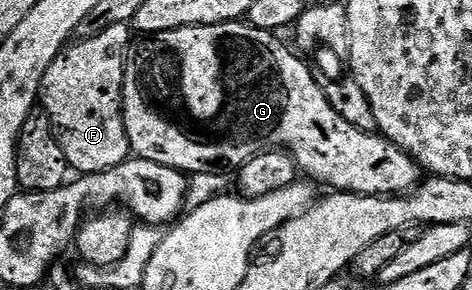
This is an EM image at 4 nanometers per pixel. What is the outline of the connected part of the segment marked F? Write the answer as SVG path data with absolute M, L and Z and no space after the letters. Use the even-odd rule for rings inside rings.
M129 24L110 25L110 29L102 29L98 37L69 42L50 69L46 69L39 102L52 122L52 130L56 132L58 145L62 145L69 168L80 175L108 171L130 158L122 100L124 58L133 38Z

